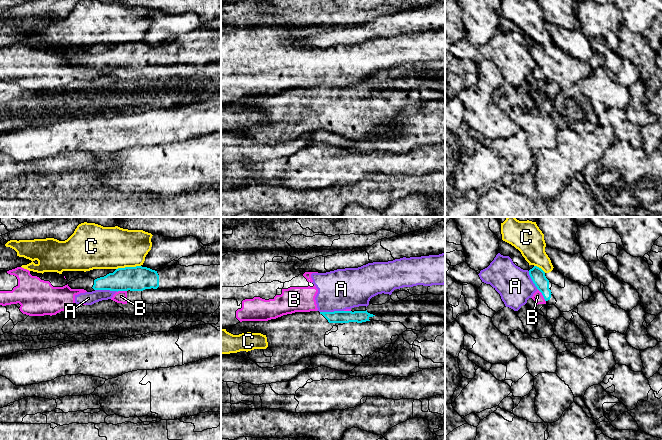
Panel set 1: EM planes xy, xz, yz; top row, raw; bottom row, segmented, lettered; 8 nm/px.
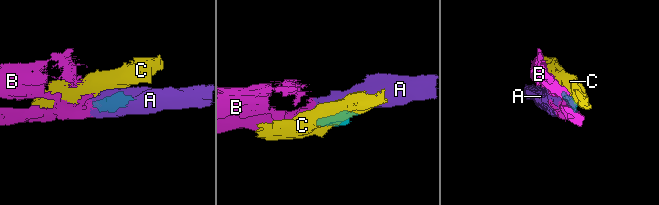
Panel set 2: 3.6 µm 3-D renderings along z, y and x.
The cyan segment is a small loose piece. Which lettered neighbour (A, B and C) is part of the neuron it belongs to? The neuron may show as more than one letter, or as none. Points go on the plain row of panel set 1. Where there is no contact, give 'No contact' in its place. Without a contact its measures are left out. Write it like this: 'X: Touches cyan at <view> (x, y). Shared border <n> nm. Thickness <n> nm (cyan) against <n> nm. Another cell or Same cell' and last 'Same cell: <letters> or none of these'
A: Touches cyan at xz (331, 88). Shared border 190 nm. Thickness 100 nm (cyan) against 320 nm. Another cell
B: Touches cyan at yz (542, 70). Shared border 130 nm. Thickness 120 nm (cyan) against 80 nm. Another cell
C: Touches cyan at xy (128, 43). Shared border 200 nm. Thickness 200 nm (cyan) against 340 nm. Another cell
Same cell: none of these

